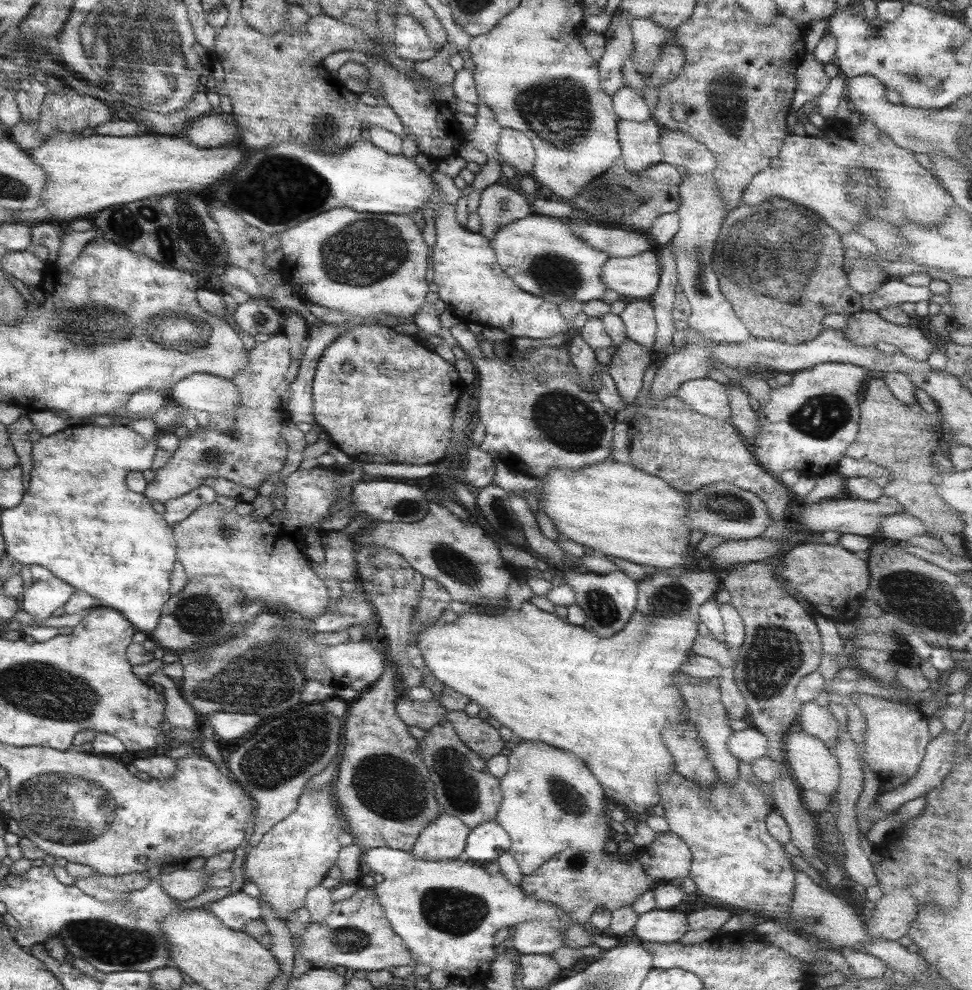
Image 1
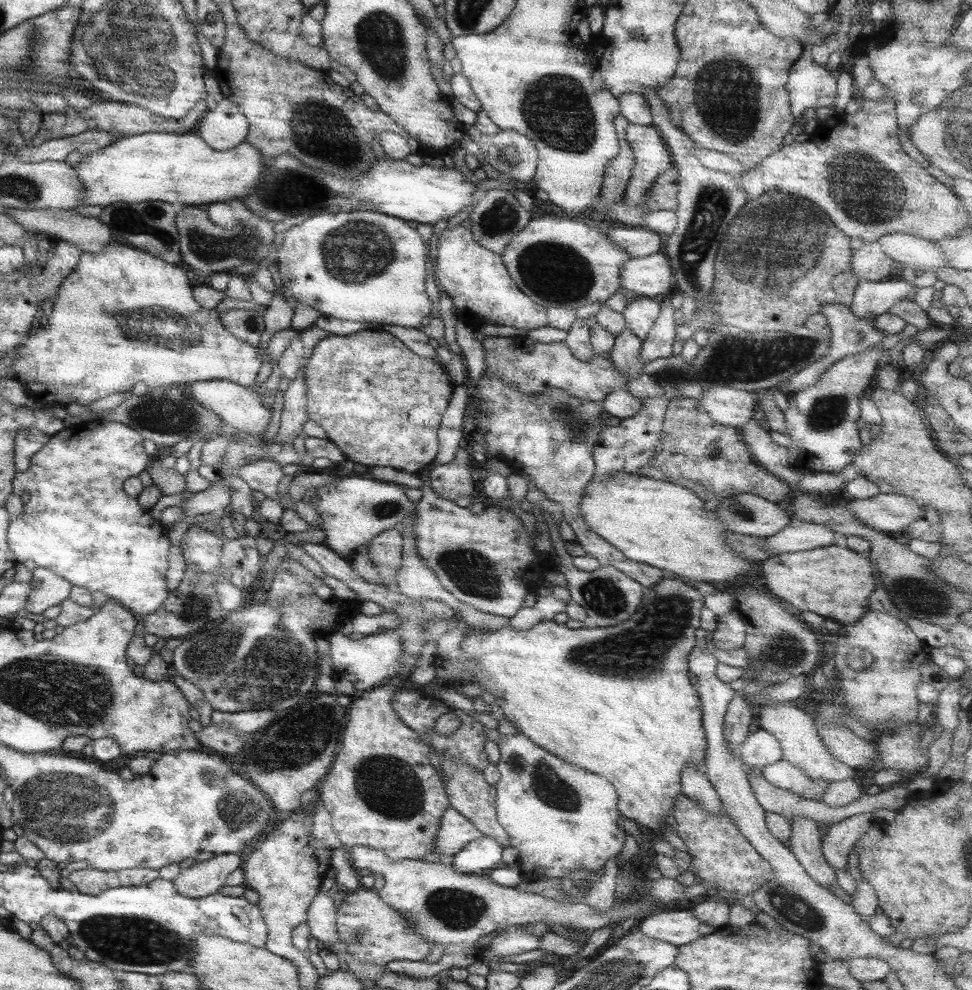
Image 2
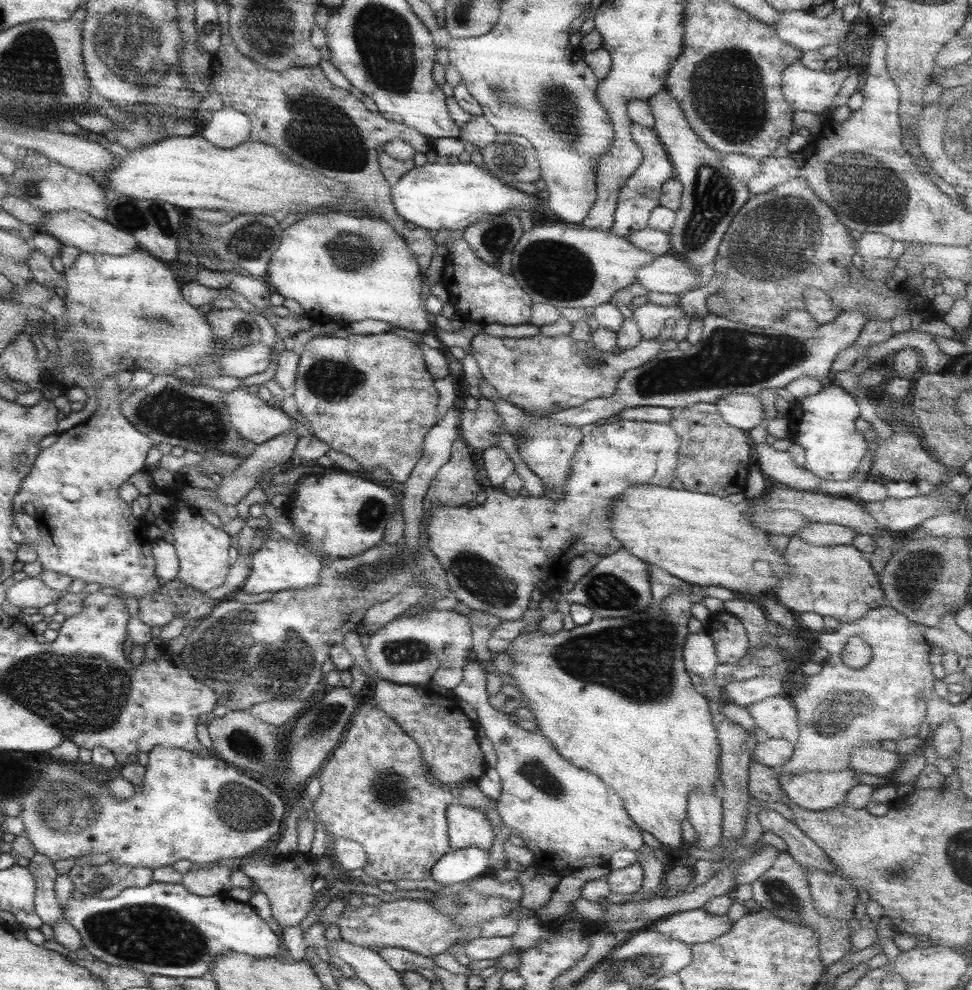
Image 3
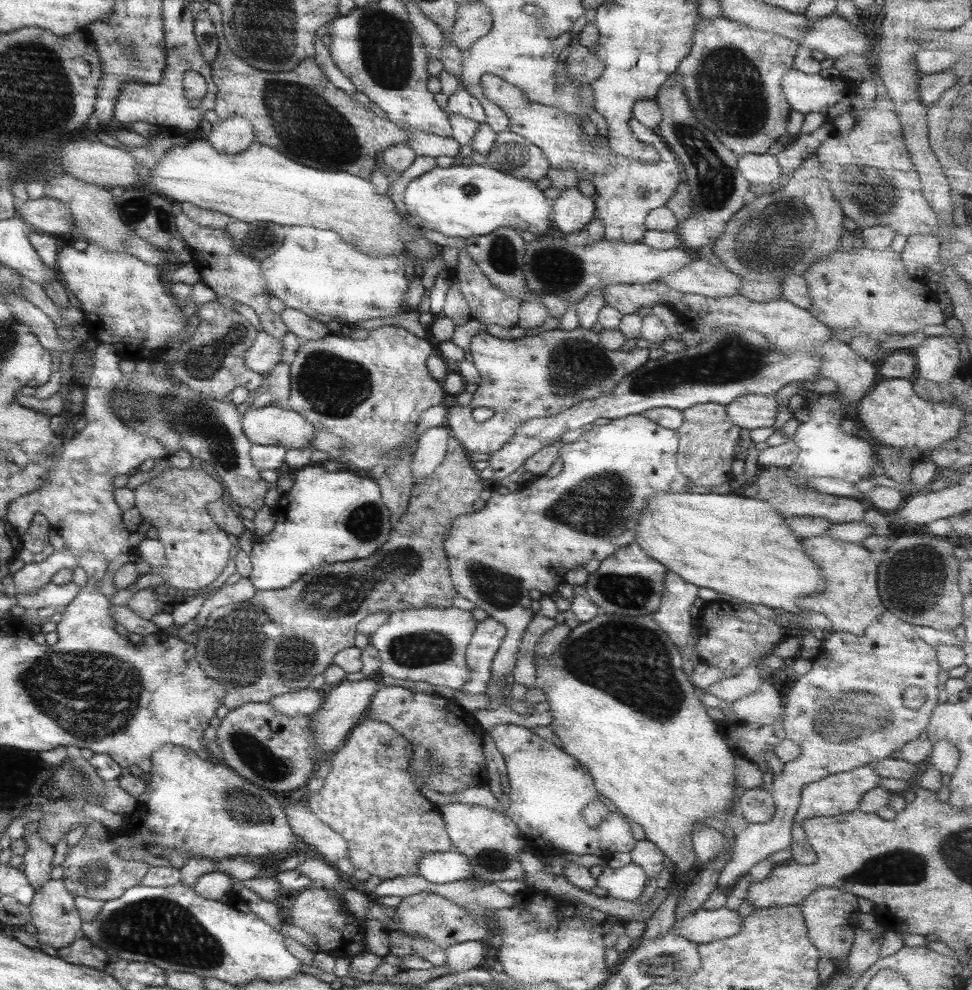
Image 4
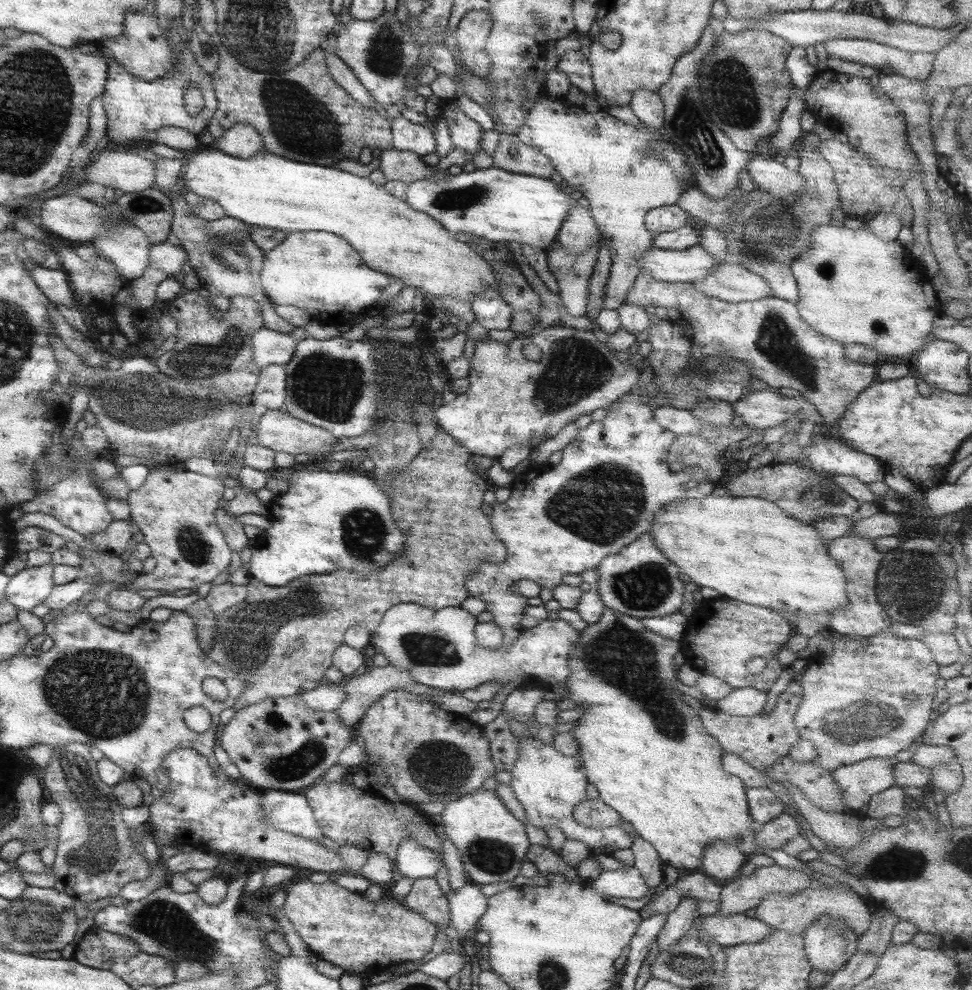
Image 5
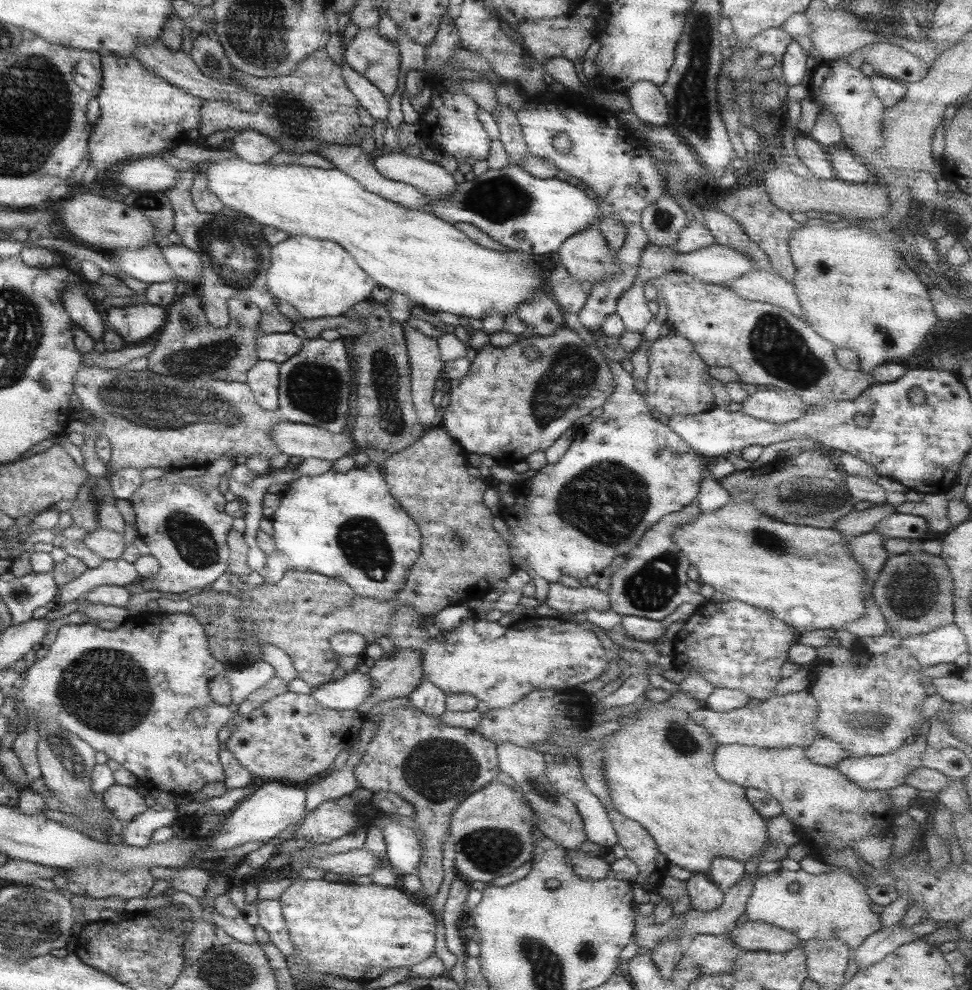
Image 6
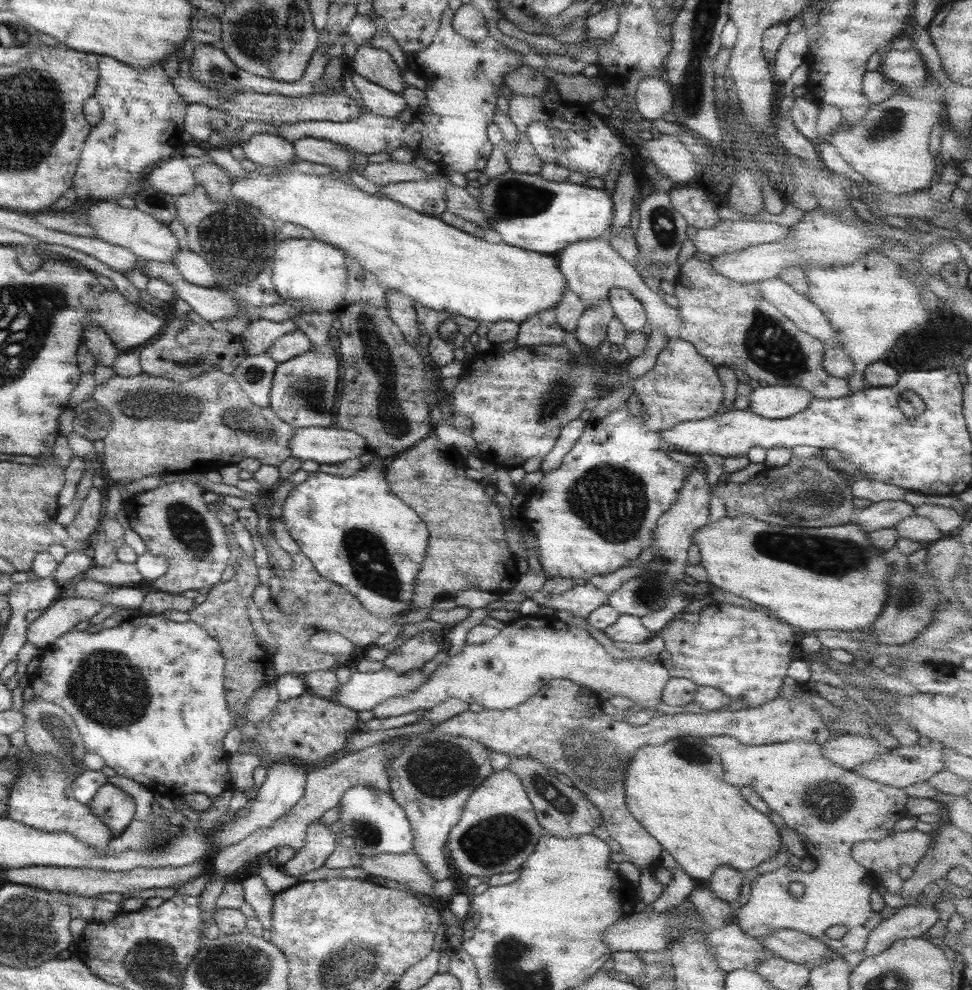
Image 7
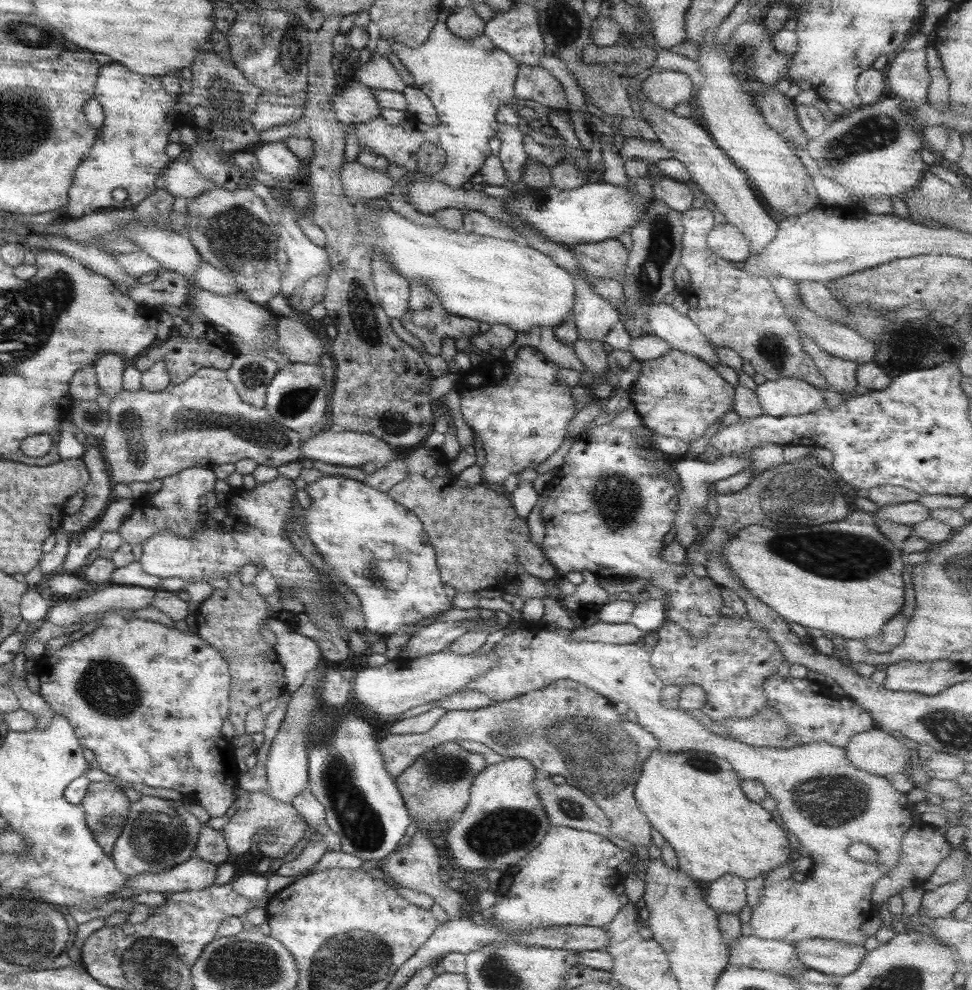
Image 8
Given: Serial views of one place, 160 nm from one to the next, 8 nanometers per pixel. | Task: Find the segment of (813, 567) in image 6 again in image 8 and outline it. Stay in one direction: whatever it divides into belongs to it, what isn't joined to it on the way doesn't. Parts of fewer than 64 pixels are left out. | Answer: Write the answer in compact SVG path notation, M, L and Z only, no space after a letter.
M851 512L831 524L801 522L789 518L789 522L781 520L773 528L746 526L738 530L729 541L725 541L725 545L721 545L719 556L734 577L738 578L738 583L758 601L769 606L781 619L801 625L805 630L817 629L828 636L841 636L843 639L863 641L865 638L879 636L883 625L900 612L903 604L901 570L906 563L904 555L896 548L896 544L881 536L869 512Z

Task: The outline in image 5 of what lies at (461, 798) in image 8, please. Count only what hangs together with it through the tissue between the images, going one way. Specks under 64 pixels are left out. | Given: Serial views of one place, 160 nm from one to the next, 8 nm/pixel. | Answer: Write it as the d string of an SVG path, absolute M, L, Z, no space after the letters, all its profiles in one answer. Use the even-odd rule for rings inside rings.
M392 690L366 708L354 732L364 744L366 761L382 770L389 788L403 800L418 804L455 800L481 788L494 775L482 729L464 714L441 710L424 696ZM434 876L413 880L410 891L401 899L400 903L435 926L445 928L450 918L448 916L448 897L443 895Z

